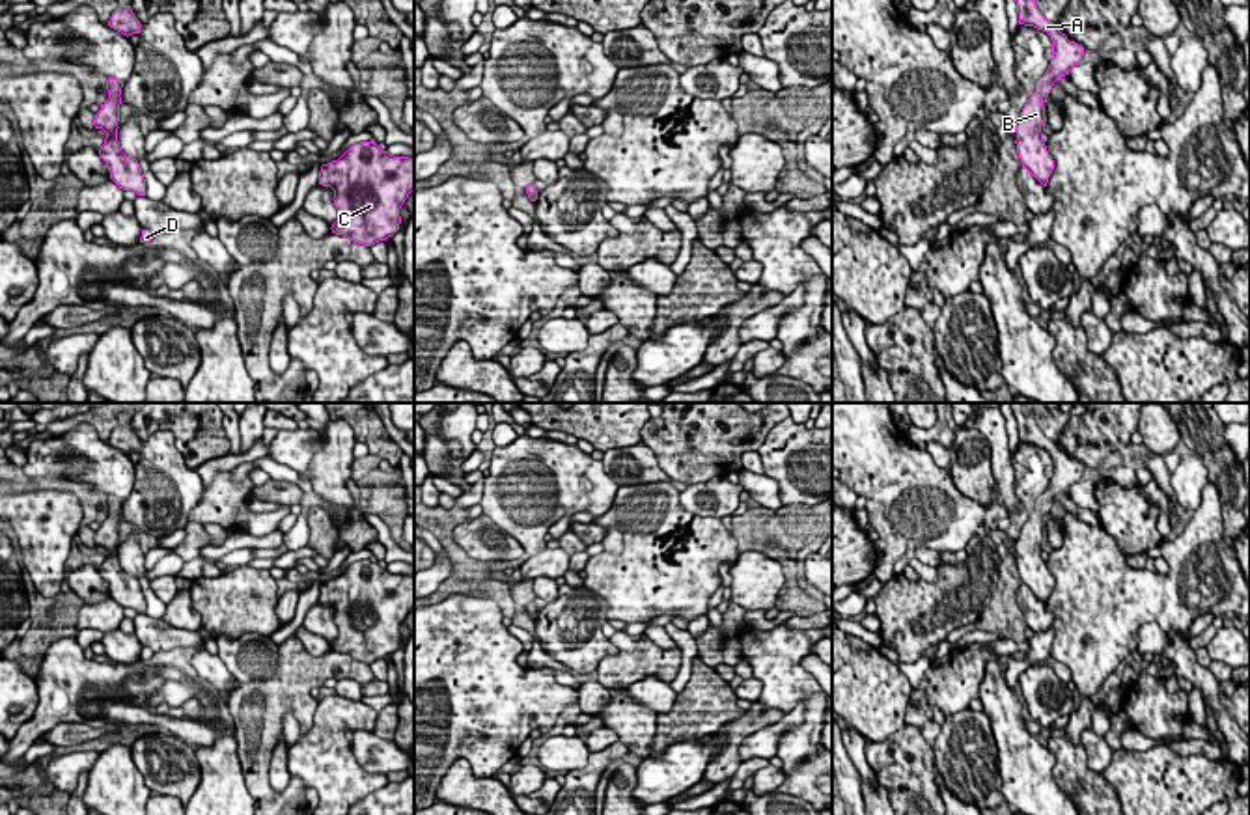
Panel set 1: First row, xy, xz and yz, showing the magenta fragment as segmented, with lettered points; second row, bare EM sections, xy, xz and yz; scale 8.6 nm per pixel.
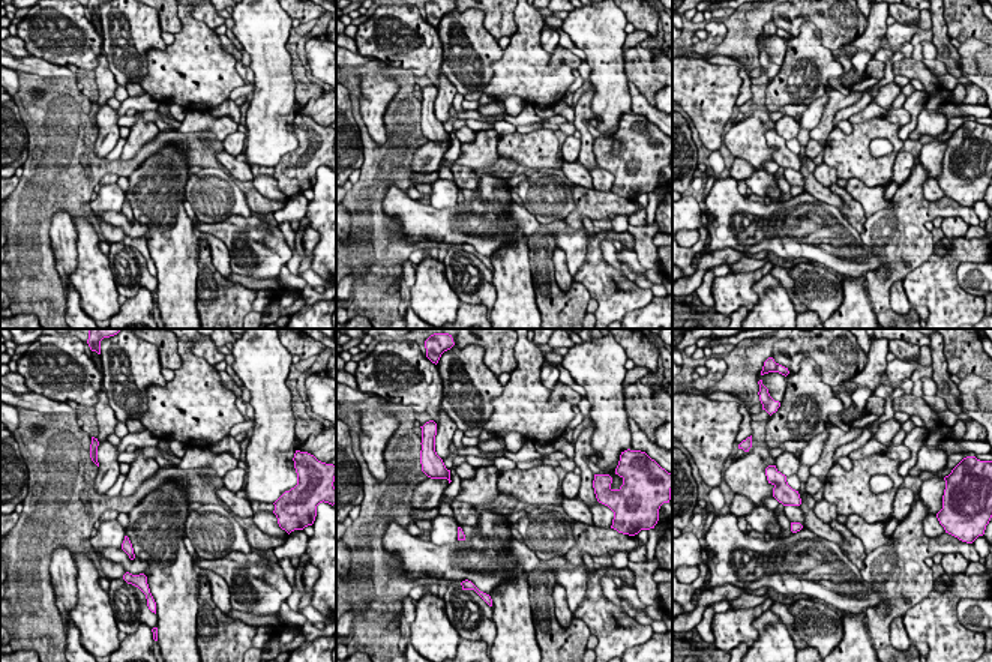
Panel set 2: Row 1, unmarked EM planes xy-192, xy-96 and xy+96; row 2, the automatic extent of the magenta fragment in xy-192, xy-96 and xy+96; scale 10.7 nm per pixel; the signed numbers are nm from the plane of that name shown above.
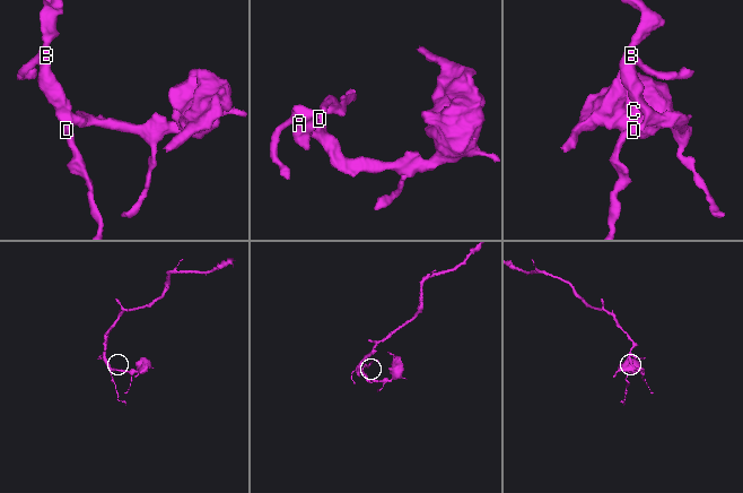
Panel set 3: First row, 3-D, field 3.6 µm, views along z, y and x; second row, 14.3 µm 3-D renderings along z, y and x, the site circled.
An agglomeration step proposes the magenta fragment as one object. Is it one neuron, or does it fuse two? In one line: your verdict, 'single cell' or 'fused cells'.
single cell

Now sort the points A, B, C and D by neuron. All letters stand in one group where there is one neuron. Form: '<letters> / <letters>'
A B C D

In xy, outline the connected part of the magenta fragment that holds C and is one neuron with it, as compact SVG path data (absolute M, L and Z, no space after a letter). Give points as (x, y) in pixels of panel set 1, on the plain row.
M360 559L351 563L338 578L321 584L319 602L334 608L338 638L330 645L332 651L371 664L399 647L399 627L414 608L414 578L394 574L375 559Z

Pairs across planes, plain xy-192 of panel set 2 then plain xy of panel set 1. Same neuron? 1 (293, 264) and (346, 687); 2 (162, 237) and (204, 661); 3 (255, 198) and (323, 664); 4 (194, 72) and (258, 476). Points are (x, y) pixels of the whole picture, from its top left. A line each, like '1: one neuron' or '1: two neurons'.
1: one neuron
2: two neurons
3: one neuron
4: two neurons

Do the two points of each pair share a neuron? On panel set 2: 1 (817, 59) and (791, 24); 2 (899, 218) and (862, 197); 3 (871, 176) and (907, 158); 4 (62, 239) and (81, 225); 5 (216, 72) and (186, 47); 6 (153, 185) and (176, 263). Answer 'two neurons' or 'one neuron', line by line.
1: two neurons
2: two neurons
3: two neurons
4: two neurons
5: one neuron
6: one neuron

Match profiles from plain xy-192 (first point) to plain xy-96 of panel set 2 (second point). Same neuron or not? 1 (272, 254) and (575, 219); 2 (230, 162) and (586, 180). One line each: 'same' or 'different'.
1: different
2: same

